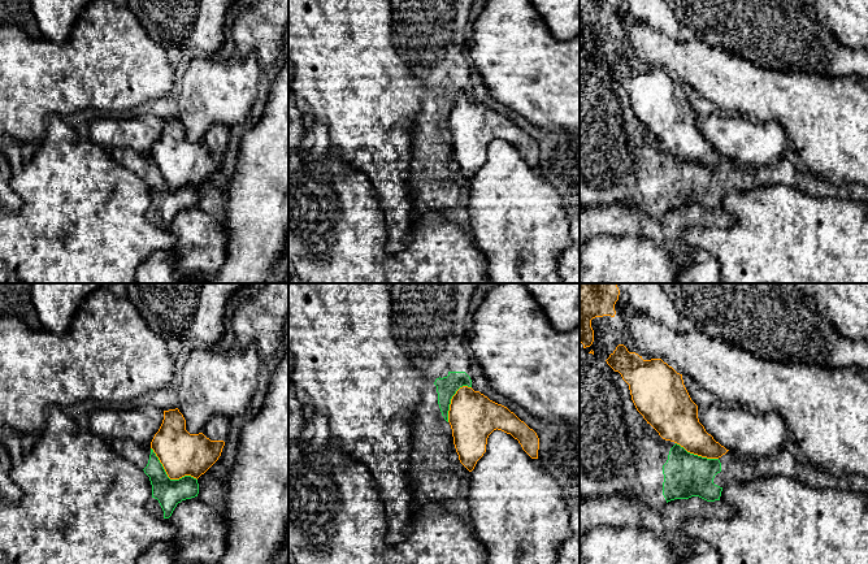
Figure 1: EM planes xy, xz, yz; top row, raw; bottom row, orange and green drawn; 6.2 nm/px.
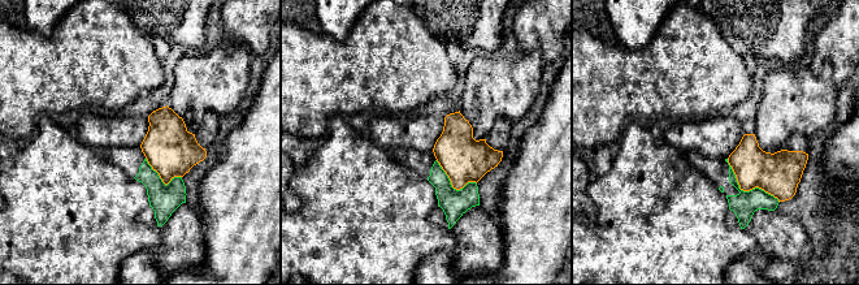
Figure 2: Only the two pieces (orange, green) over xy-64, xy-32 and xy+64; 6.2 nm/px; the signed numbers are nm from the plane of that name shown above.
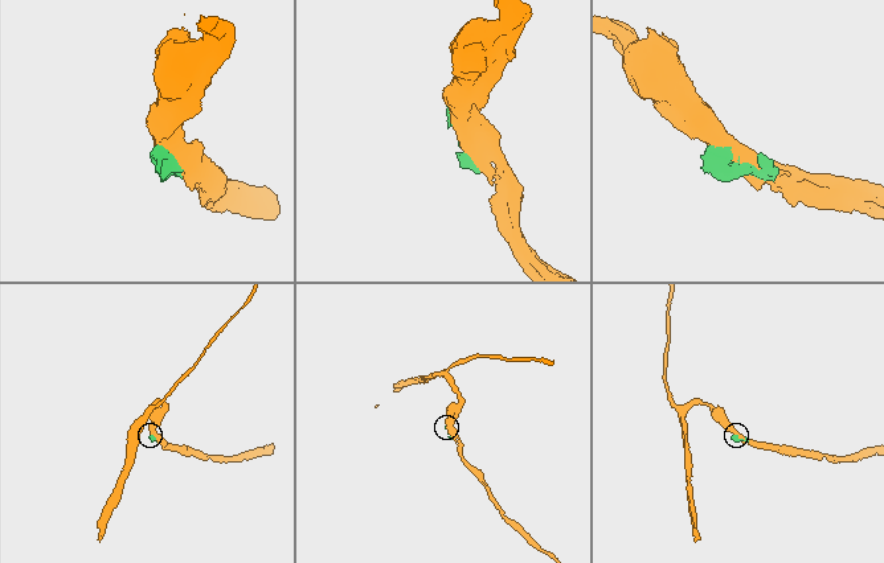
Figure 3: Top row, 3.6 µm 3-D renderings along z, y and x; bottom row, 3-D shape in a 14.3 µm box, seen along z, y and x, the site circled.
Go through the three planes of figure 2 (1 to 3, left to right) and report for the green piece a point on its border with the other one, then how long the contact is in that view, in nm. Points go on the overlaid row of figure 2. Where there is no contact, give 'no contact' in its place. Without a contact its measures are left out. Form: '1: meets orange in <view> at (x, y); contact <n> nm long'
1: meets orange in xy-64 at (160, 177); contact 260 nm long
2: meets orange in xy-32 at (451, 184); contact 300 nm long
3: meets orange in xy+64 at (746, 190); contact 420 nm long

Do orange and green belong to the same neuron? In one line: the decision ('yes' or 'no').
no

